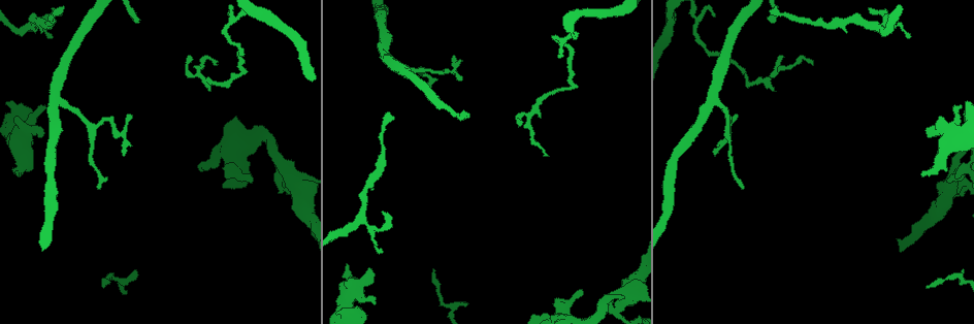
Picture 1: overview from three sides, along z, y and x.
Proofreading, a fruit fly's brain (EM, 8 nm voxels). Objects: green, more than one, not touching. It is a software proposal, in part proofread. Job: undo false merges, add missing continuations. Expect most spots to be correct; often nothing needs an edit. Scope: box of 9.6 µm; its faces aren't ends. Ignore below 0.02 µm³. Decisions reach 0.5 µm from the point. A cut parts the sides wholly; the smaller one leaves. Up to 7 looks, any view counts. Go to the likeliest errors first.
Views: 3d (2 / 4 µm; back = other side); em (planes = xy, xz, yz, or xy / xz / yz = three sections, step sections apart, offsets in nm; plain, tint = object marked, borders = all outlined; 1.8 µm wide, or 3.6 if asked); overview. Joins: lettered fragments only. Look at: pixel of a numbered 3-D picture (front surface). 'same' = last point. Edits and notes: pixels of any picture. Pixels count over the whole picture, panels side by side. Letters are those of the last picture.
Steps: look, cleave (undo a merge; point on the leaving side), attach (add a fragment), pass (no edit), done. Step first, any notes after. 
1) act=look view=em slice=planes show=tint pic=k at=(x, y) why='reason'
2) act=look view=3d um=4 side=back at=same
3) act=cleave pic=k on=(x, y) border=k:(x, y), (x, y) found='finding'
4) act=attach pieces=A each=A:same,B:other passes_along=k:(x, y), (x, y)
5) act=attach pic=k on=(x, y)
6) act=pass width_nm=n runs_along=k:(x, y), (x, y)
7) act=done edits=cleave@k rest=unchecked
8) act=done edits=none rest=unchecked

act=look view=3d um=2 pic=1 at=(920, 174) why='free end'

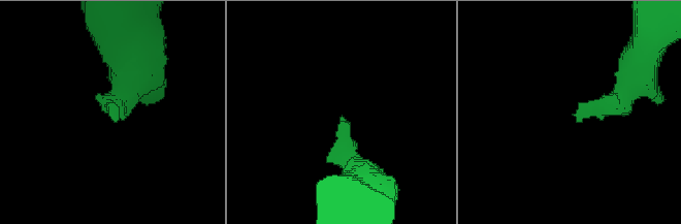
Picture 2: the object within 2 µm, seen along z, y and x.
act=look view=em slice=planes show=borders pic=2 at=(339, 118)

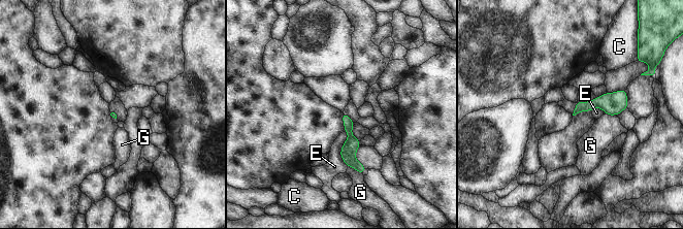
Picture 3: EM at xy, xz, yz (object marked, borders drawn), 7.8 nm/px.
act=pass each=C:other,E:other,G:other runs_along=3:(345, 117), (350, 159), (361, 170) found='none of them fits'

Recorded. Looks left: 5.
act=look view=em slice=xz step=4 show=tint pic=1 at=(375, 304) why='an open end'

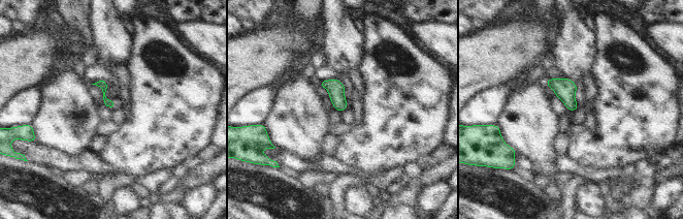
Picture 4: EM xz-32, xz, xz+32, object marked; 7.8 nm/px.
act=look view=em slice=planes show=borders at=same

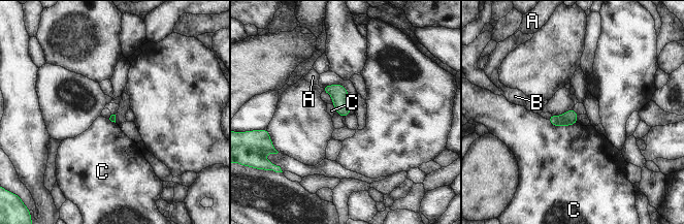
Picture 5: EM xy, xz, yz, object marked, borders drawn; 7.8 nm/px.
act=pass each=A:other,B:other,C:other border=5:(547, 120), (554, 126), (577, 123) found='no lettered fragment goes on from it'

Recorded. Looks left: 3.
act=look view=em slice=planes show=borders pic=1 at=(948, 180) why='branch stops here'

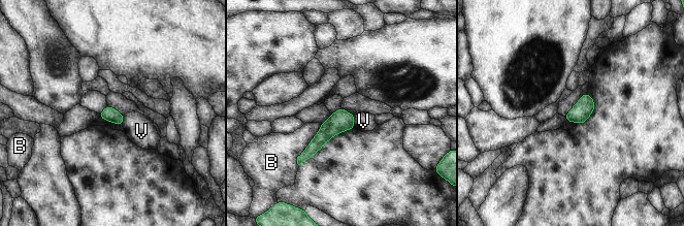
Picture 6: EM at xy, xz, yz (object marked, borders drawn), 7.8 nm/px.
act=pass each=B:other,V:other runs_along=6:(352, 117), (336, 123), (299, 159) found='none of them fits'

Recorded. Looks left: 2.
act=done edits=none rest=unchecked

